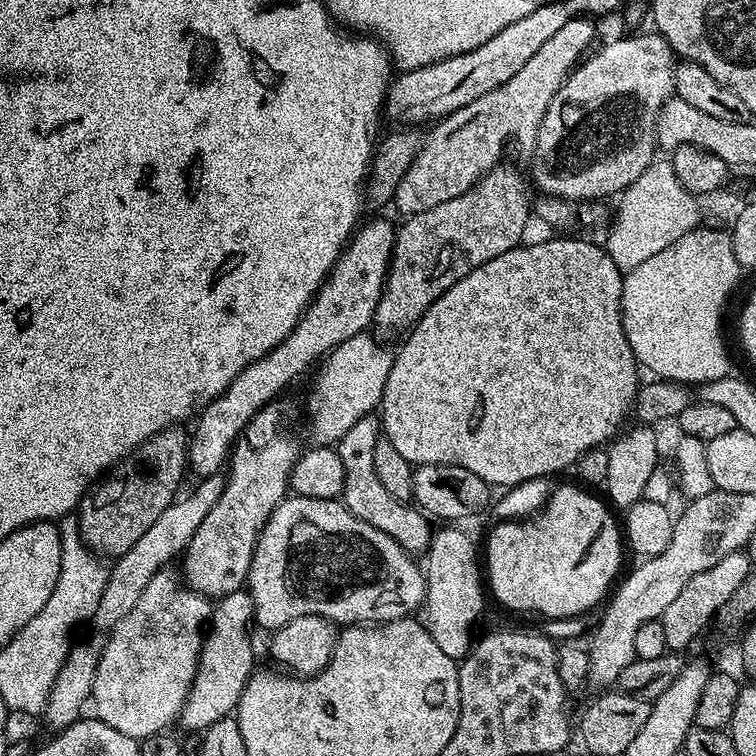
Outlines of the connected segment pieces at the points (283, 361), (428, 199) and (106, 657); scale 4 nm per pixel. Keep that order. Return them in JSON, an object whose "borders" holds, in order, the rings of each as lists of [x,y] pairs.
{"borders":[[[[386,221],[361,223],[353,232],[344,255],[336,261],[336,267],[329,272],[316,291],[316,297],[304,309],[294,330],[290,330],[288,337],[274,346],[274,350],[253,364],[247,364],[232,379],[228,389],[217,400],[210,401],[203,412],[195,417],[196,429],[190,432],[186,451],[188,468],[196,471],[197,477],[217,475],[229,463],[236,441],[241,439],[244,427],[254,418],[254,414],[269,407],[275,401],[272,399],[291,380],[298,379],[308,367],[311,369],[338,345],[346,342],[346,338],[354,338],[354,334],[365,331],[369,327],[367,324],[375,321],[376,307],[384,289],[384,279],[388,276],[388,263],[392,260],[395,241],[396,228]]],[[[588,16],[565,22],[522,65],[522,70],[518,70],[514,78],[502,82],[502,86],[490,90],[490,94],[482,94],[482,98],[470,102],[470,106],[462,106],[462,110],[433,123],[432,133],[423,137],[416,157],[402,174],[392,195],[391,203],[396,204],[401,217],[422,214],[422,210],[430,210],[430,206],[439,206],[441,202],[450,202],[450,198],[458,198],[458,194],[466,194],[470,186],[477,184],[495,164],[505,159],[504,151],[515,136],[518,147],[525,150],[535,148],[538,126],[542,126],[542,118],[554,94],[558,94],[572,69],[593,47],[596,24],[597,21]]],[[[165,570],[154,574],[154,578],[150,578],[150,586],[142,590],[138,606],[134,606],[134,610],[130,610],[130,614],[126,614],[126,618],[112,628],[102,650],[102,658],[94,674],[91,699],[91,703],[96,704],[95,715],[98,719],[138,742],[148,736],[157,736],[169,727],[167,724],[175,725],[192,689],[211,614],[209,597],[185,586],[177,573],[175,576],[172,570]]]]}

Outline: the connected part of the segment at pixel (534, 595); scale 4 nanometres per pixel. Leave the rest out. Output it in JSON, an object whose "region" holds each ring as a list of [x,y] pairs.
{"region":[[[572,484],[553,487],[548,500],[535,515],[524,519],[505,519],[497,523],[497,528],[489,534],[486,580],[491,595],[493,592],[506,607],[517,608],[520,612],[537,612],[540,618],[576,616],[593,611],[609,595],[617,579],[616,571],[620,568],[622,528],[620,524],[616,525],[613,509],[603,499],[600,501],[598,497],[591,496],[587,487]]]}

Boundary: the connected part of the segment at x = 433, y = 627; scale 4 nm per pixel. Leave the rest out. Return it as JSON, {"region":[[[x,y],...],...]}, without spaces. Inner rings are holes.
{"region":[[[440,526],[433,531],[432,541],[428,544],[428,551],[422,560],[422,568],[424,573],[424,579],[426,581],[424,585],[424,603],[422,605],[422,613],[424,612],[424,616],[422,615],[422,623],[424,629],[428,631],[430,634],[430,638],[434,638],[434,642],[438,647],[442,650],[442,654],[446,654],[449,656],[451,660],[461,661],[465,656],[468,655],[468,651],[471,650],[472,645],[474,643],[474,635],[472,636],[472,627],[476,624],[476,619],[480,616],[480,611],[484,608],[484,592],[486,596],[486,588],[482,583],[482,564],[476,561],[476,544],[471,540],[470,537],[467,536],[466,533],[463,532],[463,527],[460,526]]]}

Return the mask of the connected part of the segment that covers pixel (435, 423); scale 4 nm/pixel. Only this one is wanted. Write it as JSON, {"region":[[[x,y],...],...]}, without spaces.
{"region":[[[540,240],[537,244],[521,243],[519,248],[511,248],[506,250],[506,254],[498,254],[498,258],[490,258],[490,262],[486,262],[482,266],[478,266],[474,270],[470,270],[470,274],[466,274],[466,278],[462,278],[458,282],[454,282],[454,286],[450,286],[450,290],[446,290],[434,303],[424,311],[424,316],[415,324],[415,326],[407,333],[404,345],[397,351],[392,358],[392,369],[386,378],[386,386],[384,393],[380,399],[378,409],[378,419],[382,425],[383,439],[388,440],[394,446],[394,450],[398,450],[398,454],[402,454],[402,458],[406,458],[412,465],[418,464],[449,464],[450,466],[462,466],[466,470],[470,470],[473,474],[478,474],[478,478],[482,478],[490,486],[501,484],[501,489],[507,490],[515,484],[526,482],[527,479],[538,479],[540,477],[551,477],[551,472],[560,472],[563,468],[571,469],[575,465],[576,460],[582,454],[586,454],[586,450],[598,448],[607,445],[625,427],[624,419],[630,416],[636,402],[636,389],[641,383],[641,373],[638,371],[638,365],[634,354],[630,350],[630,344],[626,342],[626,334],[624,333],[624,323],[620,317],[620,299],[622,298],[622,286],[624,285],[624,276],[617,268],[607,252],[598,243],[591,244],[588,240]]]}

